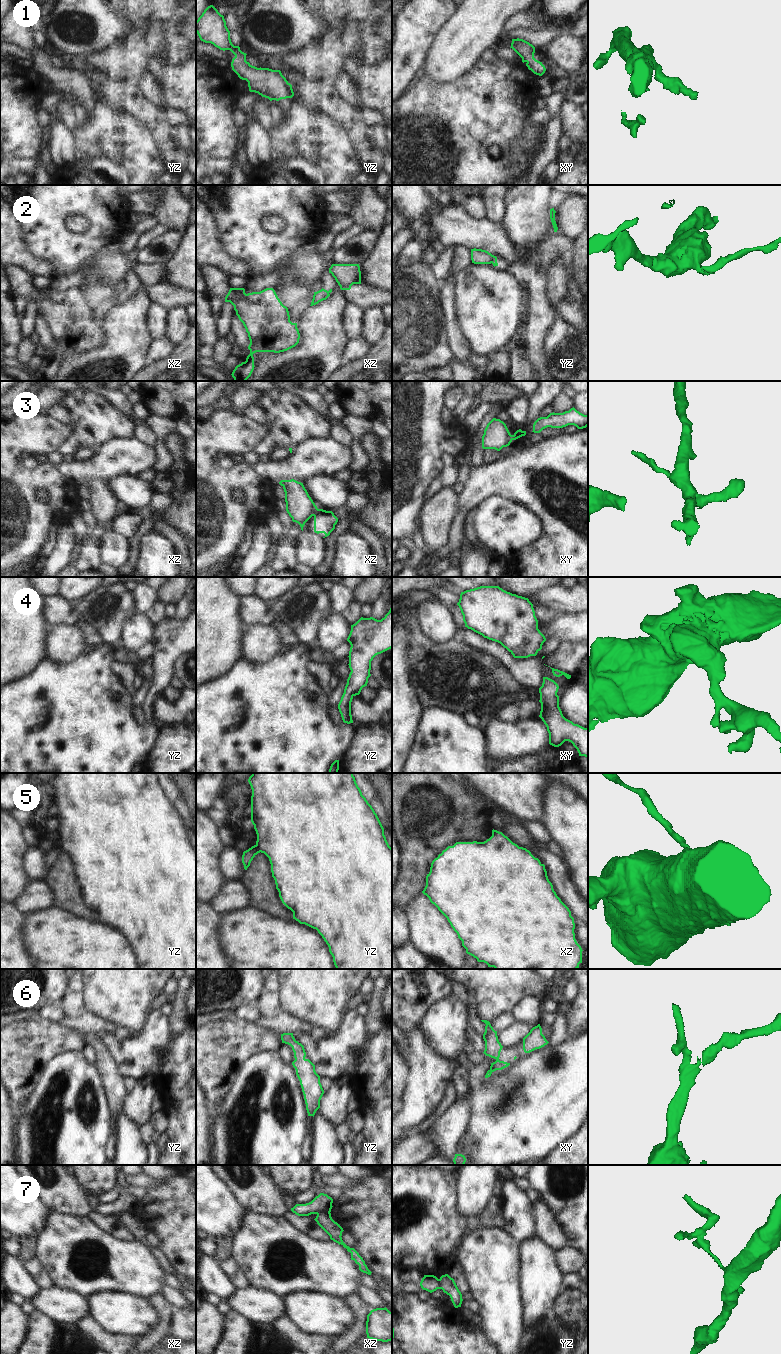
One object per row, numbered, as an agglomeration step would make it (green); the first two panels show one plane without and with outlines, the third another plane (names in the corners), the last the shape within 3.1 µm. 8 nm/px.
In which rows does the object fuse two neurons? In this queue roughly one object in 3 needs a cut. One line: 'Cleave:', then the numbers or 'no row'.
Cleave: 2, 3, 7.

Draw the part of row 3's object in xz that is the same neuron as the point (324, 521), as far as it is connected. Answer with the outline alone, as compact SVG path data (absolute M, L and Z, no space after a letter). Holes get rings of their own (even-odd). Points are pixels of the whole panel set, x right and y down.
M318 509L313 516L314 532L317 534L324 533L325 536L323 538L330 535L330 533L335 529L335 525L338 522L338 518L332 511Z

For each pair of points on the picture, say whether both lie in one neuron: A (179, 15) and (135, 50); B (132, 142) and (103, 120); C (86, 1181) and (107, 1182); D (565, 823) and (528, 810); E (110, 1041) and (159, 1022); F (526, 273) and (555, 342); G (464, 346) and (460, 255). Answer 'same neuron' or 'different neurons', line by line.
A: same neuron
B: same neuron
C: same neuron
D: different neurons
E: same neuron
F: different neurons
G: same neuron

